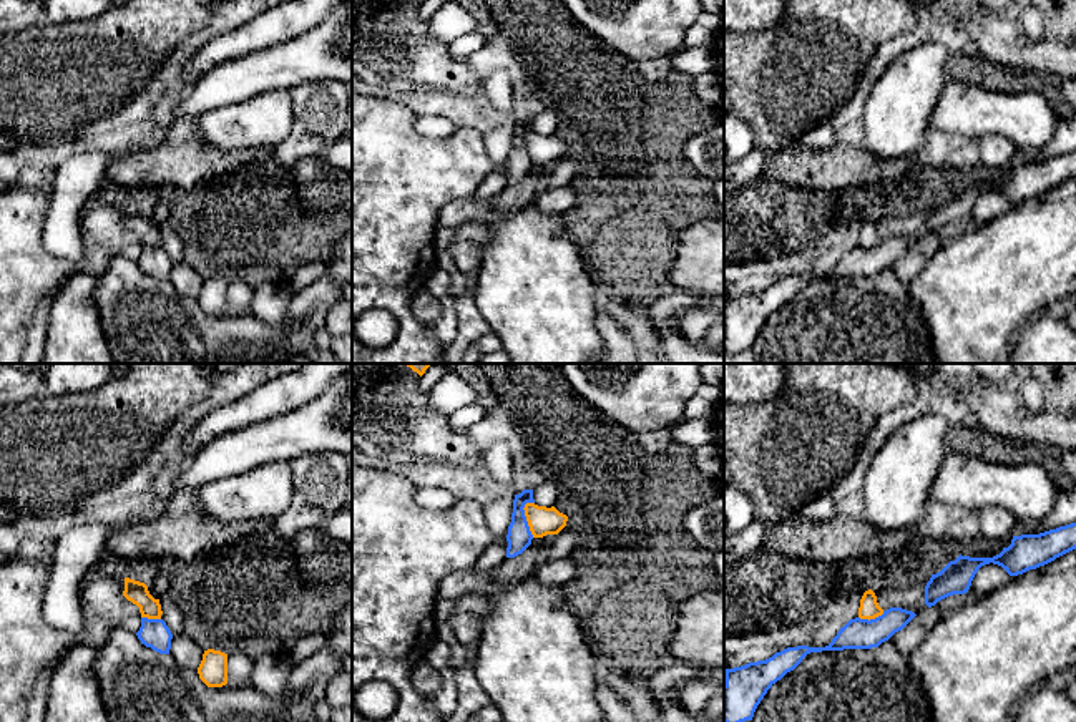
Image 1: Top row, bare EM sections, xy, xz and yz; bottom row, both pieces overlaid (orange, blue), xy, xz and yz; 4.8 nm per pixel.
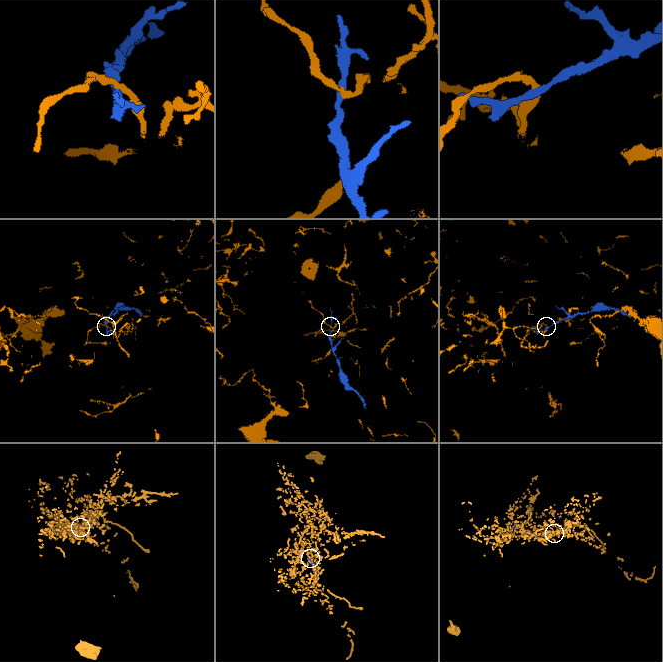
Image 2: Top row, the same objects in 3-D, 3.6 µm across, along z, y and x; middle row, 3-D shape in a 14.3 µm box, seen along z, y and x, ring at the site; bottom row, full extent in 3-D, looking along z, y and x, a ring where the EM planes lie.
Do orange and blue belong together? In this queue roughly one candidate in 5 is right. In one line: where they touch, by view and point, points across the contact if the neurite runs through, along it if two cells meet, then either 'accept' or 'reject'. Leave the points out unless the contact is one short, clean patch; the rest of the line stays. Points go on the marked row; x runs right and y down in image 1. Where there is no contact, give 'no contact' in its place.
contact xz (527, 520); border xz (527, 502), (523, 508), (525, 520), (533, 536); reject

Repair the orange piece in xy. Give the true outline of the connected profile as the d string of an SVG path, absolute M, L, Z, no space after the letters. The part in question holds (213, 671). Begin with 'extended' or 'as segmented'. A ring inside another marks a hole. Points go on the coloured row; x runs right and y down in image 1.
as segmented; M208 649L198 667L199 679L208 687L223 687L227 684L227 654Z

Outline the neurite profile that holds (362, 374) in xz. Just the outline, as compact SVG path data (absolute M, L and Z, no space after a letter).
M352 363L352 392L382 382L392 372L392 363Z

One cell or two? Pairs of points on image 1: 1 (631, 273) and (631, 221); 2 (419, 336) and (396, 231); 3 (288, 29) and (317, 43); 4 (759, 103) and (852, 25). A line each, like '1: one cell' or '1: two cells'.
1: one cell
2: one cell
3: two cells
4: one cell

